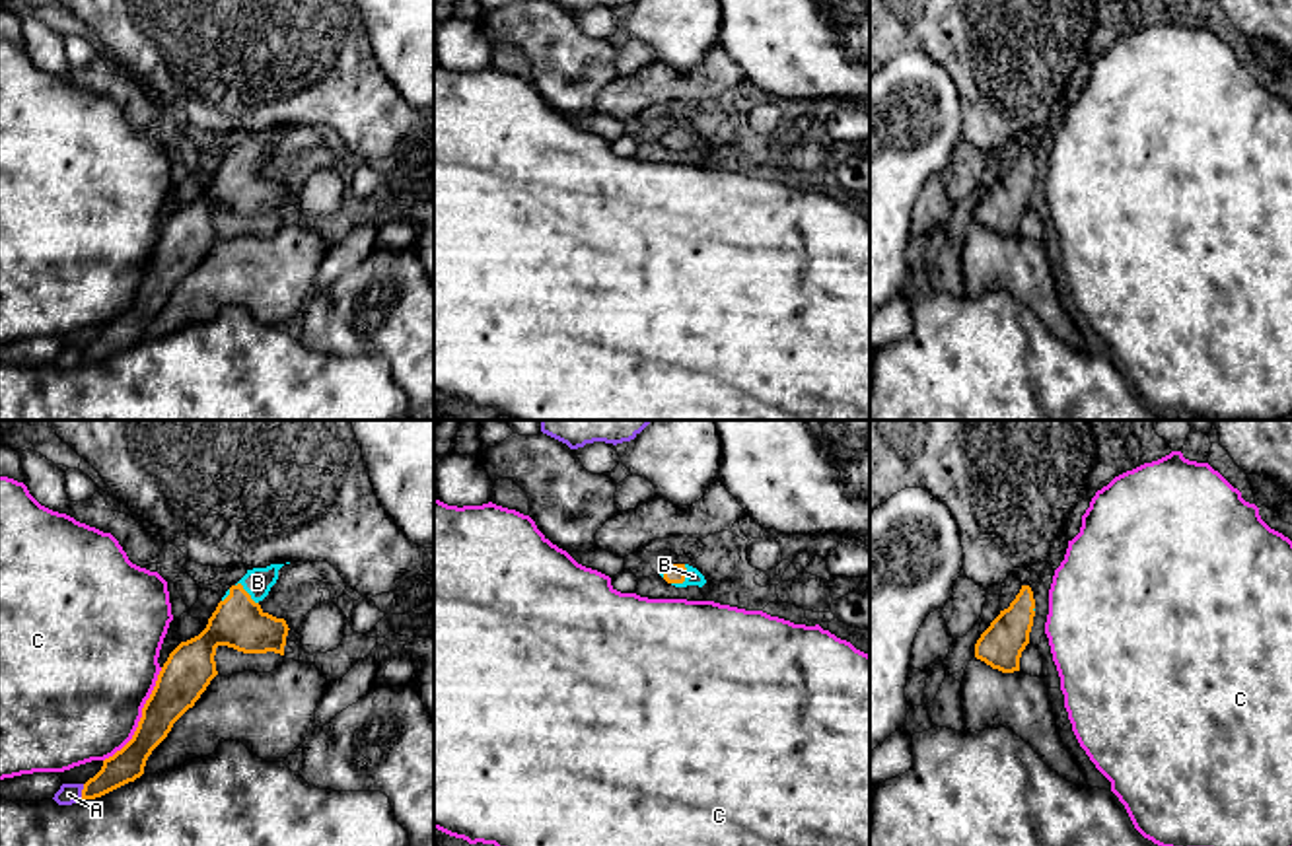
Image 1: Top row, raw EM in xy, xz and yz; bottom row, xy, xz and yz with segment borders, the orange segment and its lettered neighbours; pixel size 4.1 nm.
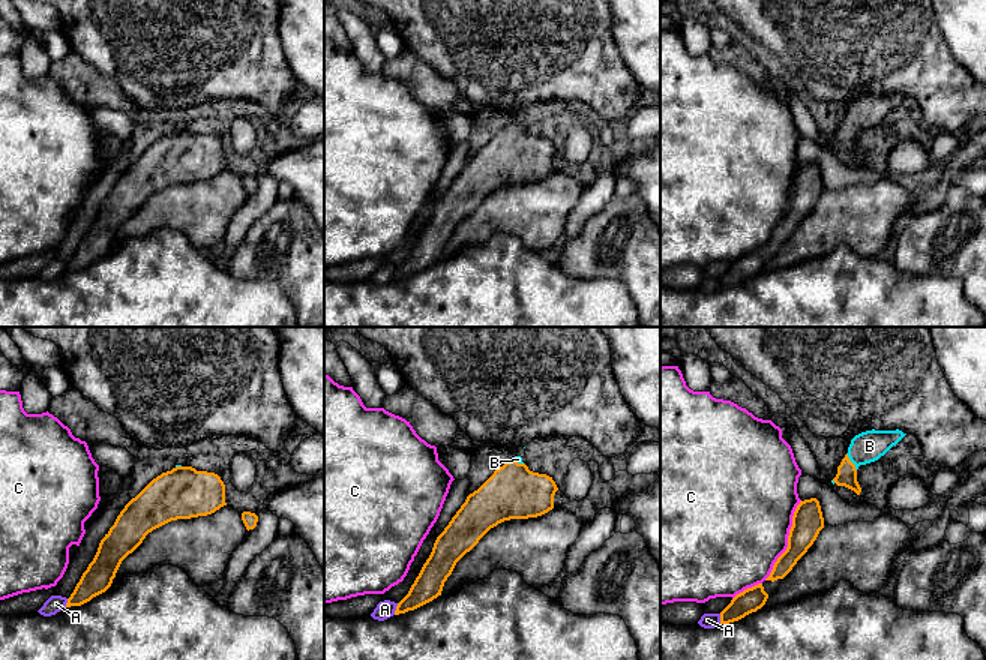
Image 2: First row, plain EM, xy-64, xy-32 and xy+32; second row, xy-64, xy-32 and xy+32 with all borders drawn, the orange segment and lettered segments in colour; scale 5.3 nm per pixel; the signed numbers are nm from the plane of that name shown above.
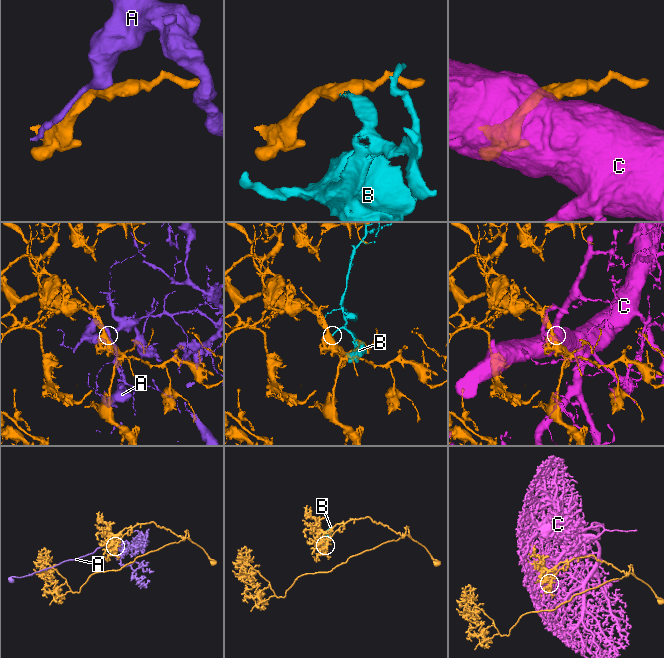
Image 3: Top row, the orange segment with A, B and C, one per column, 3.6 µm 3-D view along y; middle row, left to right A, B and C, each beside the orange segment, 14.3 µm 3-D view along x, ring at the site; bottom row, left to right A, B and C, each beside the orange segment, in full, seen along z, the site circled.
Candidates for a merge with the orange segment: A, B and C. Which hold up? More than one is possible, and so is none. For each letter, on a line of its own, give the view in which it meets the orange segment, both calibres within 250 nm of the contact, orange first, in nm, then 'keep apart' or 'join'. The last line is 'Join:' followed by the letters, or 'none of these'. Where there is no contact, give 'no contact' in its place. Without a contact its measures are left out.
A: xy | 140/90 nm | keep apart
B: xz | 80/60 nm | join
C: xy | 200/480 nm | keep apart
Join: B

